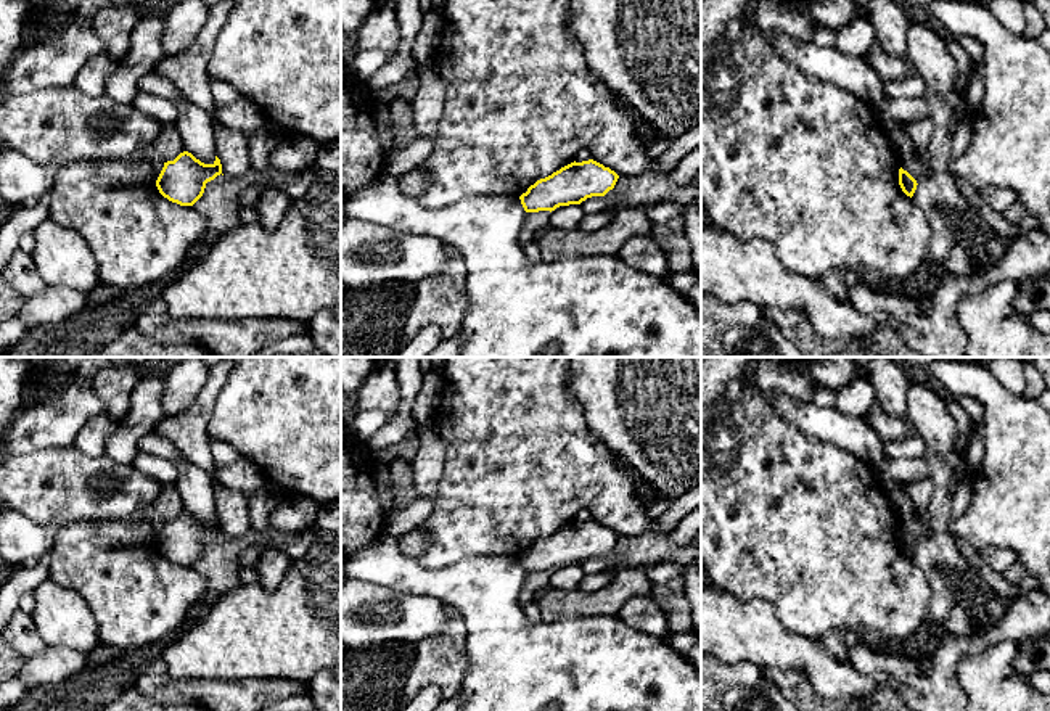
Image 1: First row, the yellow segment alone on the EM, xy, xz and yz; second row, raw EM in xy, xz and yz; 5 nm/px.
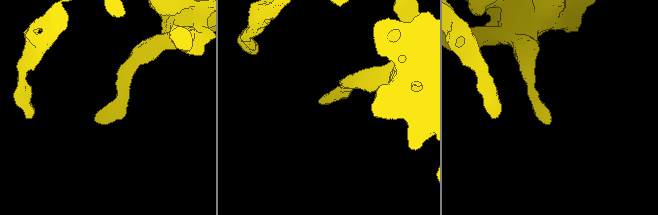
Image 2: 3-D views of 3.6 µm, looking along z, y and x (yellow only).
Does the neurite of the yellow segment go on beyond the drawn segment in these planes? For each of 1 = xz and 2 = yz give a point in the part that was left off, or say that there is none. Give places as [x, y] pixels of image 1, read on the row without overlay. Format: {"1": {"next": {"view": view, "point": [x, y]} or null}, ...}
{"1": {"next": null}, "2": {"next": null}}

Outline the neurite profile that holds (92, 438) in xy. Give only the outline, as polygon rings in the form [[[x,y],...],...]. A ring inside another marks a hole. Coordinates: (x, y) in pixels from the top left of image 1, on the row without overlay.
[[[100,415],[90,420],[77,434],[74,446],[90,457],[103,457],[106,441],[119,428],[119,418]]]

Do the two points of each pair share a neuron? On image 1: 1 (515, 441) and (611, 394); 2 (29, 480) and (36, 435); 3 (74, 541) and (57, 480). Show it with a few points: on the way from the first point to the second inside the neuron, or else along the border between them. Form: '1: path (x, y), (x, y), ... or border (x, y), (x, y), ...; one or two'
1: border (568, 373), (568, 393), (600, 441); two
2: border (69, 444), (16, 456); two
3: border (95, 520), (76, 520), (60, 530); two

